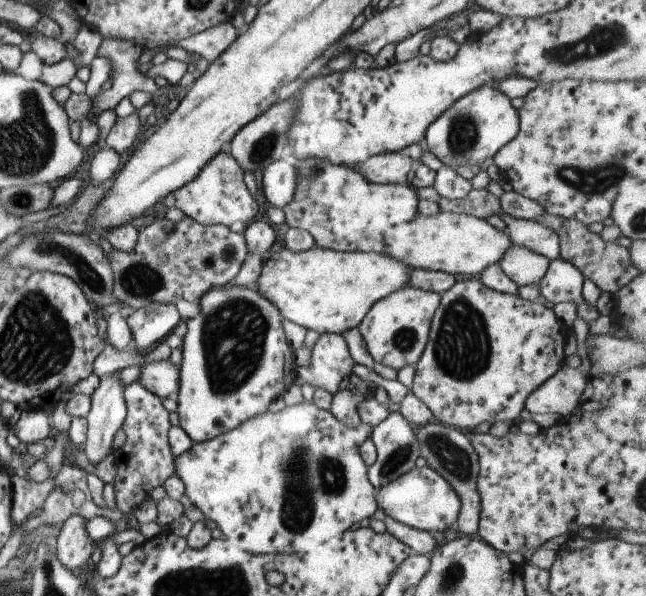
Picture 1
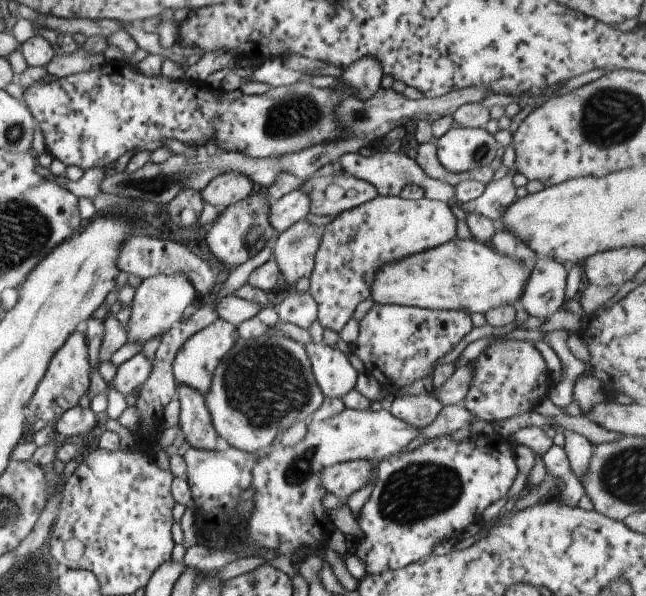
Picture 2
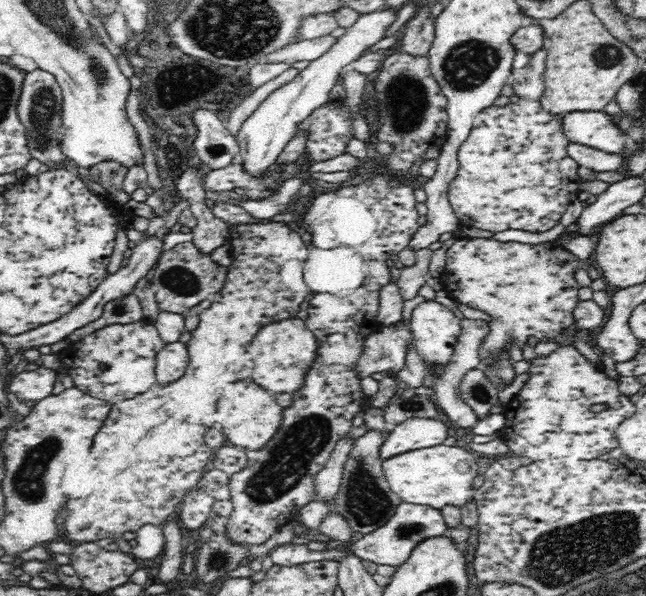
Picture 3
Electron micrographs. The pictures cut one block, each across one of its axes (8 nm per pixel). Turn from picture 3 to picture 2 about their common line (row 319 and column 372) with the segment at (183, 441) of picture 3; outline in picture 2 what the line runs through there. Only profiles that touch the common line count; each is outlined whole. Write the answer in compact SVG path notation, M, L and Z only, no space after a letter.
M379 194L355 208L337 214L332 221L321 226L322 237L308 278L308 290L317 307L316 319L319 324L322 328L329 328L339 334L341 327L351 318L355 306L369 297L375 272L379 272L383 264L391 260L395 262L395 260L407 258L411 254L417 254L453 240L456 237L455 226L457 226L457 218L451 212L451 208L445 202L428 199L425 196L417 200L407 200L399 196Z

